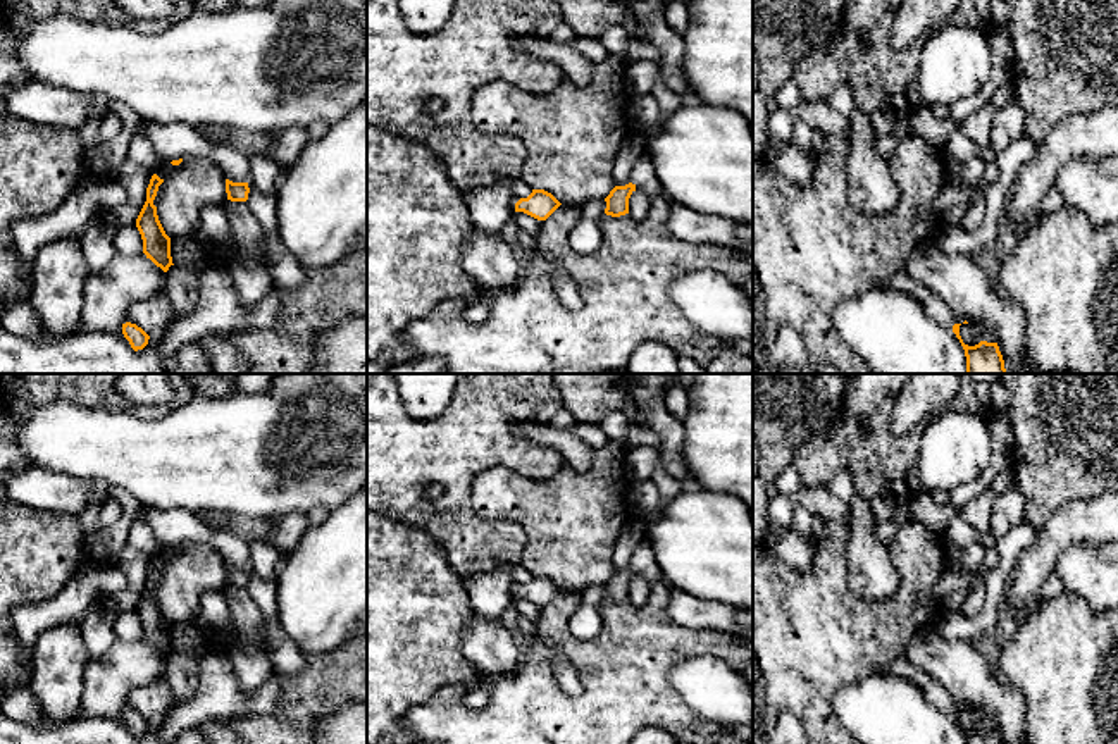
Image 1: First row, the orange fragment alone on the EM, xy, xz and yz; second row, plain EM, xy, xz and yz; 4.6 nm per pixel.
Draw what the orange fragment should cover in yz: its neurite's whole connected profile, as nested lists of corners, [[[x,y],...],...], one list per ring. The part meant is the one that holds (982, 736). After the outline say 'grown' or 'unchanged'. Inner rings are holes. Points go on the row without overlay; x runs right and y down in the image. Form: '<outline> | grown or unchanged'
[[[954,710],[953,711],[953,718],[960,725],[960,728],[961,728],[961,732],[965,735],[965,742],[966,744],[1003,744],[997,728],[980,727],[975,732],[965,730],[963,725],[961,725],[961,722],[960,722],[960,711],[961,710]]] | unchanged

